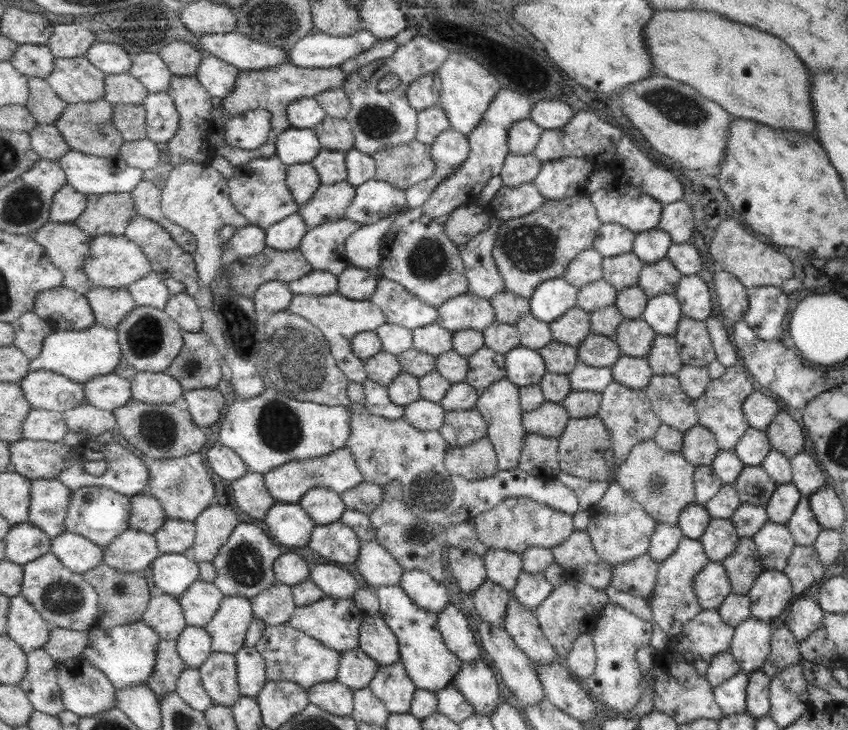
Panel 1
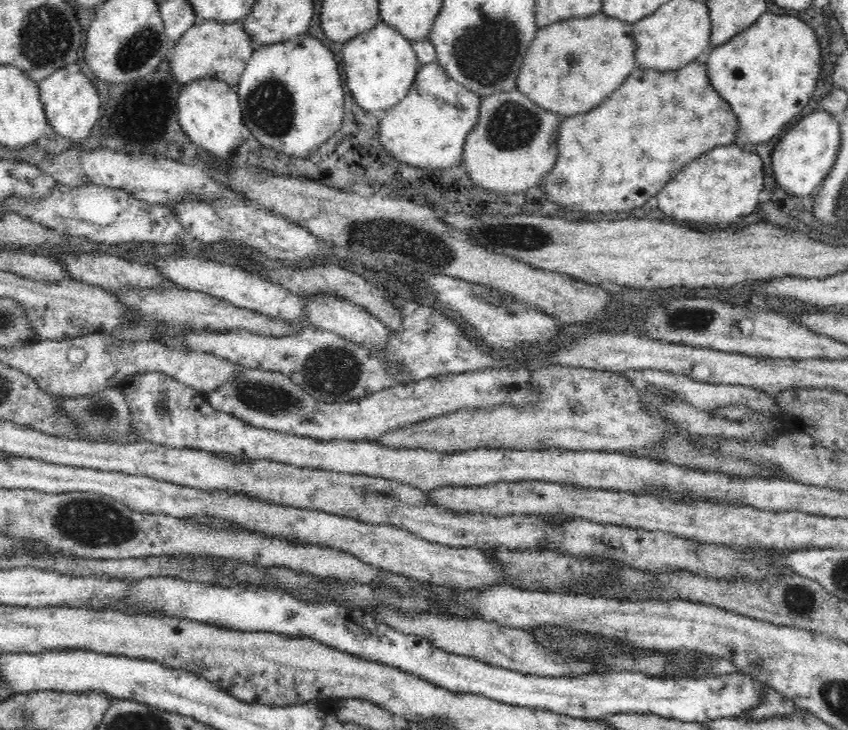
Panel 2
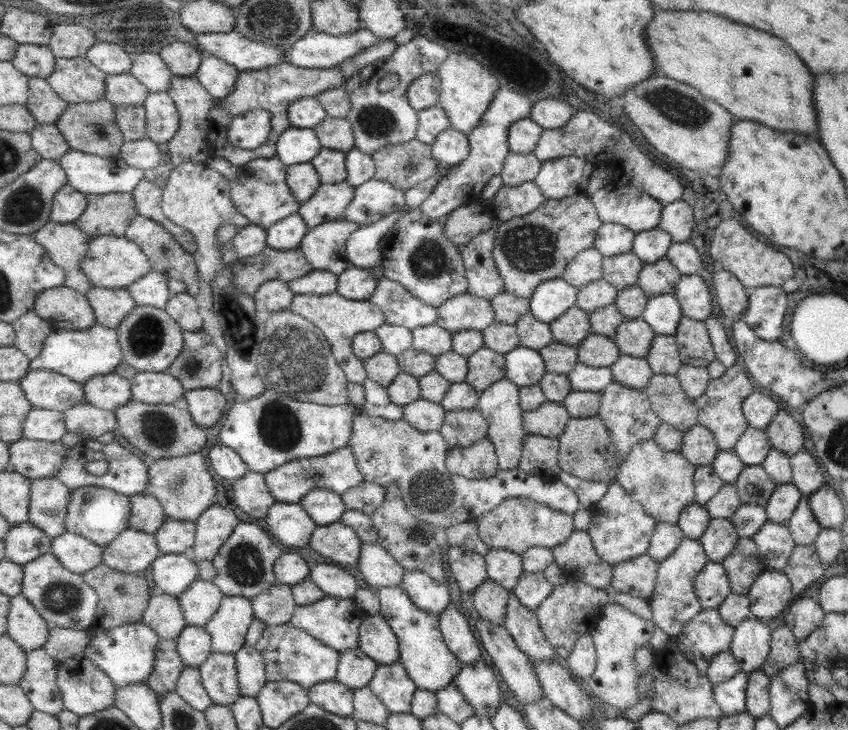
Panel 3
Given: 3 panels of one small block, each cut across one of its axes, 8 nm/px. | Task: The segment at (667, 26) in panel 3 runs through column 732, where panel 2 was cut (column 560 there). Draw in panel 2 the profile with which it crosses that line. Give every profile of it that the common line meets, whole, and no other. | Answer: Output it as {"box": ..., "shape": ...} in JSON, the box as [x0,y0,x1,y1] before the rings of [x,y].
{"box":[516,12,637,117],"shape":[[[600,12],[586,18],[570,18],[564,22],[556,22],[552,26],[537,30],[522,62],[516,89],[530,97],[530,100],[542,109],[562,117],[586,113],[600,106],[629,78],[630,73],[634,72],[637,68],[635,53],[633,25],[620,19],[609,18]]]}

